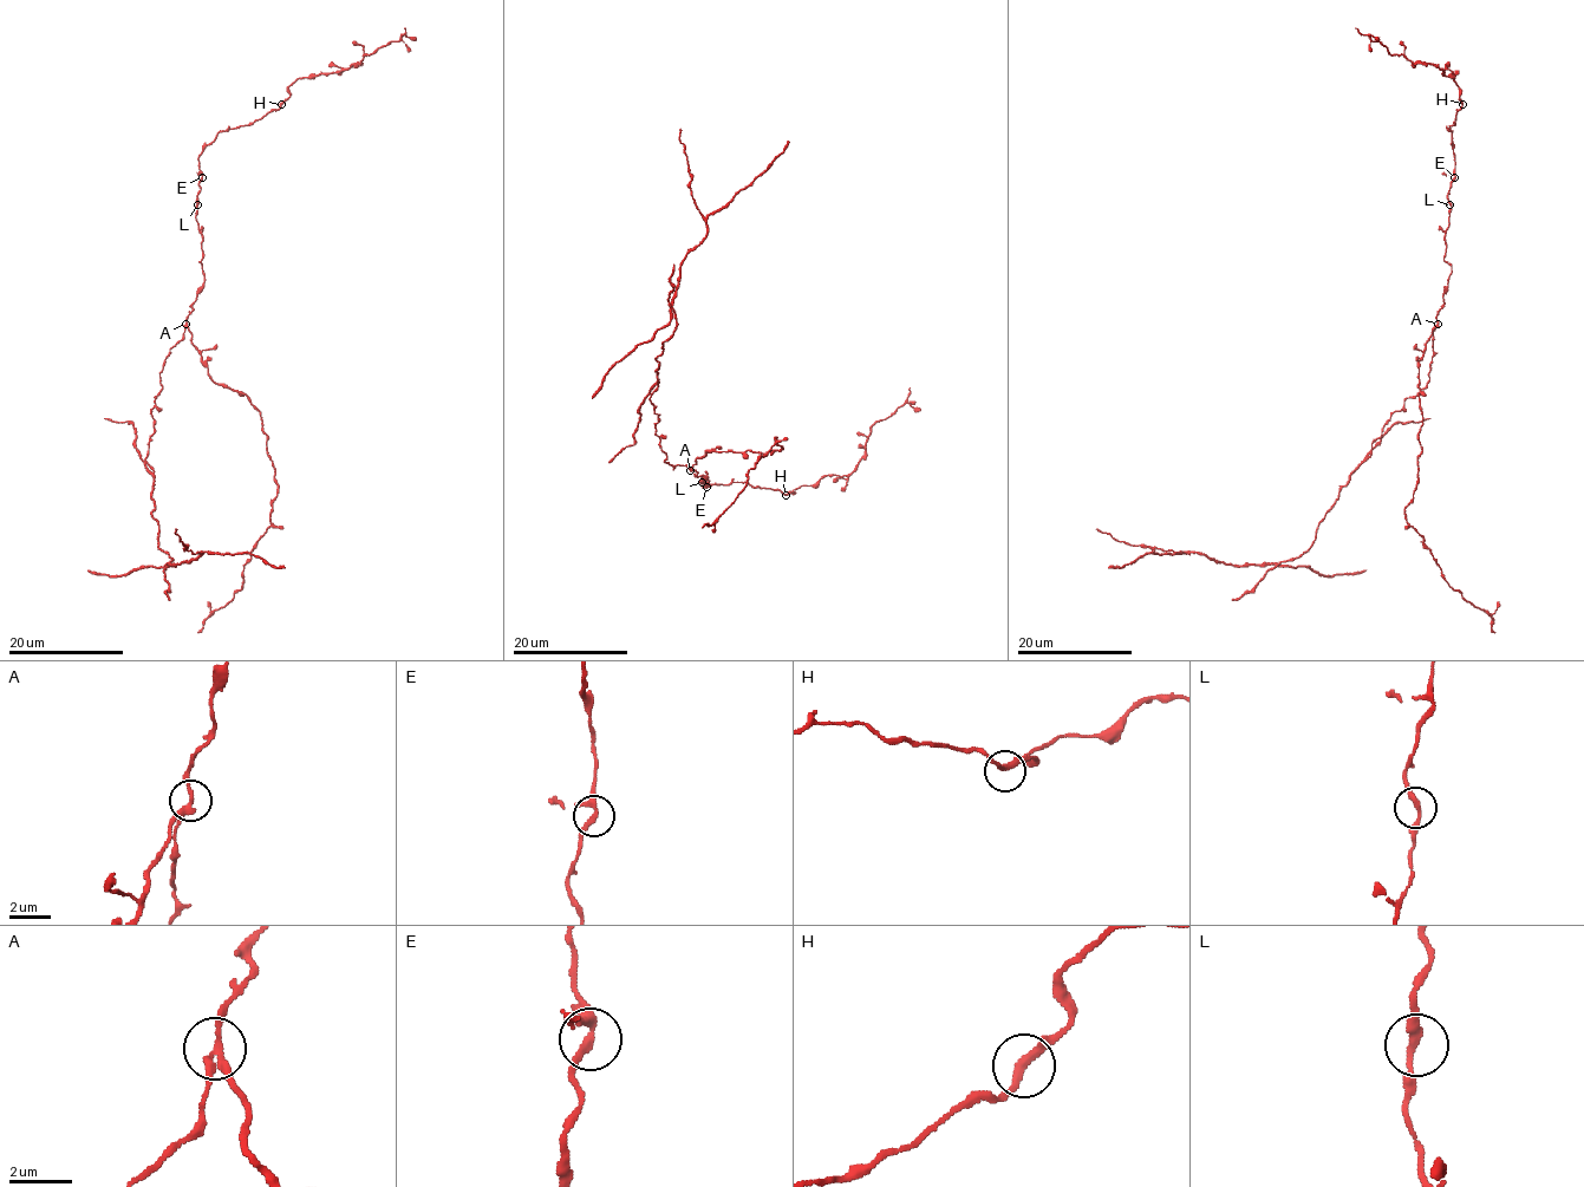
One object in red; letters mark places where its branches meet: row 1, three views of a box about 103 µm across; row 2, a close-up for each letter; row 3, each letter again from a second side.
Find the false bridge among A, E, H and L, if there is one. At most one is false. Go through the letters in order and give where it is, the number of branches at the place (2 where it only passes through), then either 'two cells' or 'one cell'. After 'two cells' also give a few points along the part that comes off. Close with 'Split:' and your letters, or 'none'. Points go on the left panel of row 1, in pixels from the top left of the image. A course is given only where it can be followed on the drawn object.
A: (186, 324) | 3 | two cells | (186, 324), (151, 409), (145, 462), (158, 547), (175, 566), (204, 552), (251, 553), (284, 567)
E: (202, 177) | 3 | one cell
H: (281, 104) | 2 | one cell
L: (197, 204) | 2 | one cell
Split: A

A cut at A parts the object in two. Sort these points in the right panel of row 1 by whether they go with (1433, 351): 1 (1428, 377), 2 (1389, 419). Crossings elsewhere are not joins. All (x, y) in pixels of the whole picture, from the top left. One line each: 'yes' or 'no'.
1: yes
2: yes

